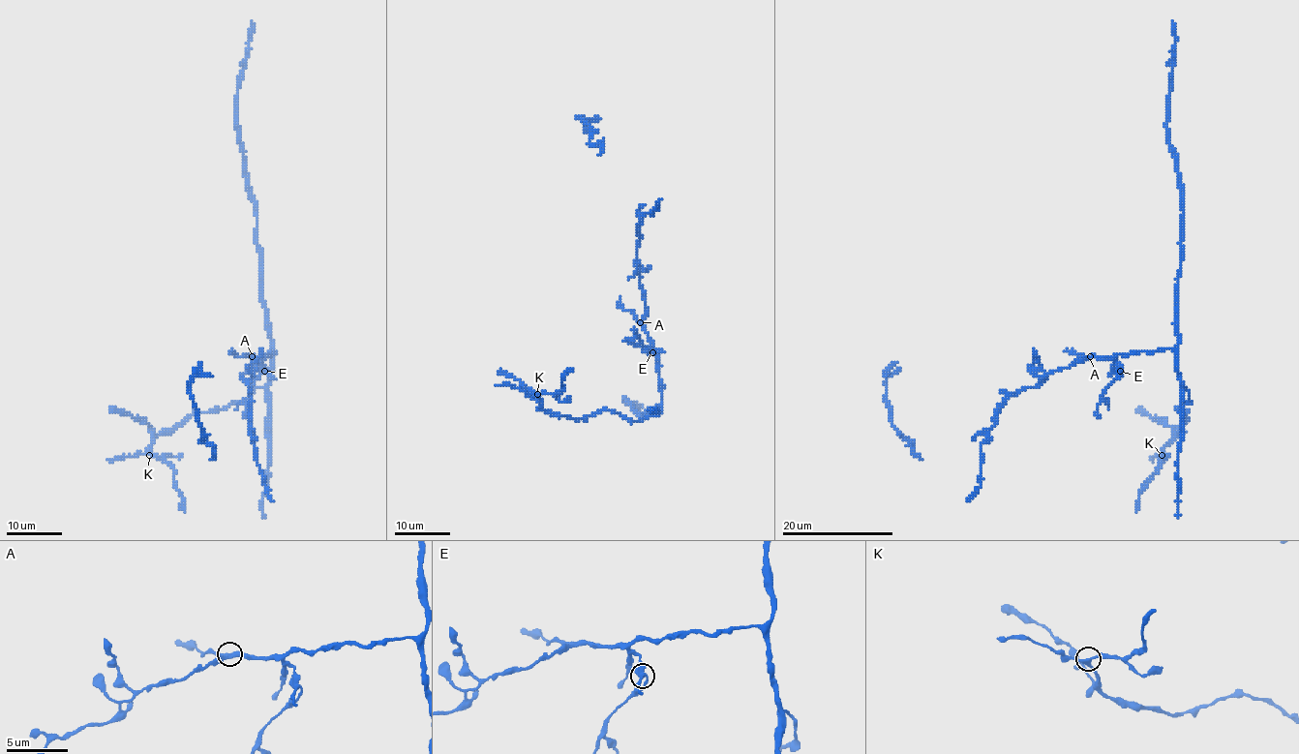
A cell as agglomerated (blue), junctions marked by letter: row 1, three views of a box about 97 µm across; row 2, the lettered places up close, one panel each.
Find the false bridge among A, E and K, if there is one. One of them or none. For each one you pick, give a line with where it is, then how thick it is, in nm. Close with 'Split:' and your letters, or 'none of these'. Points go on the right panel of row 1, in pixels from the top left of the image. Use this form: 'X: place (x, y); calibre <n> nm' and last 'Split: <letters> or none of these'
E: place (1120, 371); calibre 320 nm
Split: E

